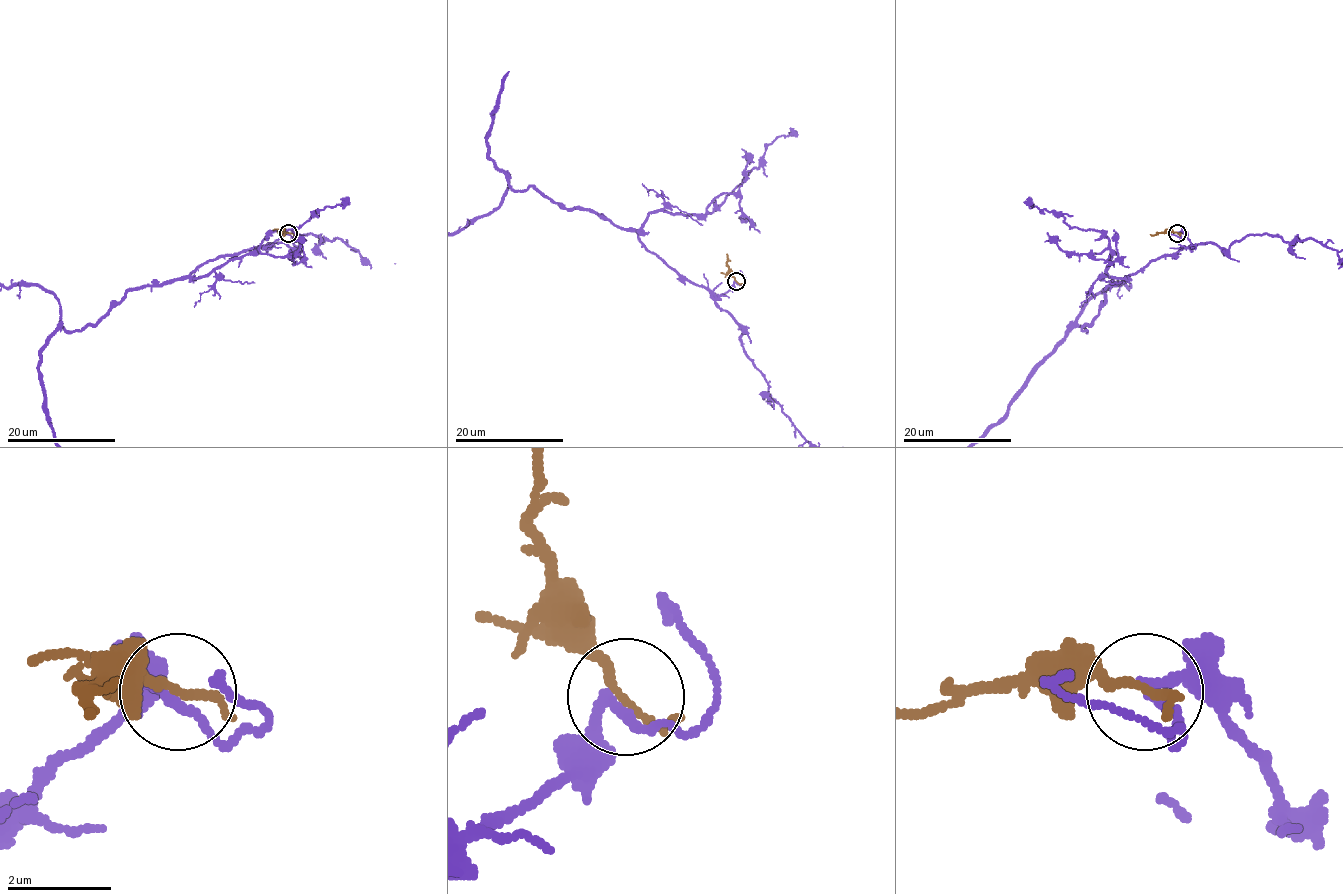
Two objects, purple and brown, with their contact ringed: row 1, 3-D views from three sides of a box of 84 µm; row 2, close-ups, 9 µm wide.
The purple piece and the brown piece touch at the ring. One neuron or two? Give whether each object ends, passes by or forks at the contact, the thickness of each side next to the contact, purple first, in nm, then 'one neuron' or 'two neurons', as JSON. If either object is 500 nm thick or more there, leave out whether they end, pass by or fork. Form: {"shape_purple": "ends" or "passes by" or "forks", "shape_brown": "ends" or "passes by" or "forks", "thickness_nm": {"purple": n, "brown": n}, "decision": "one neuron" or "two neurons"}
{"shape_purple": "passes by", "shape_brown": "passes by", "thickness_nm": {"purple": 200, "brown": 160}, "decision": "one neuron"}

